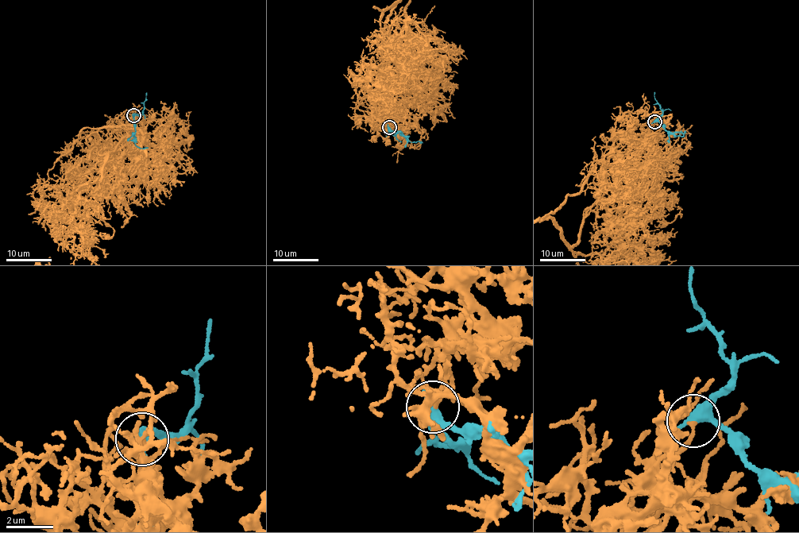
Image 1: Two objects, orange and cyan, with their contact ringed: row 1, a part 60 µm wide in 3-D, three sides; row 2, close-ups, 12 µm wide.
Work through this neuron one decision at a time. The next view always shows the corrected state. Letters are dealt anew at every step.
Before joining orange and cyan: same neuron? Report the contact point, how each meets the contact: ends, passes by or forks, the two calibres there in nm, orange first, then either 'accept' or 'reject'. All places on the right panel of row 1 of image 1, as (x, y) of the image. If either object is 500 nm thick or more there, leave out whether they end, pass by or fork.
place (654, 121); orange passes by; cyan passes by; calibres 110 and 400 nm; reject

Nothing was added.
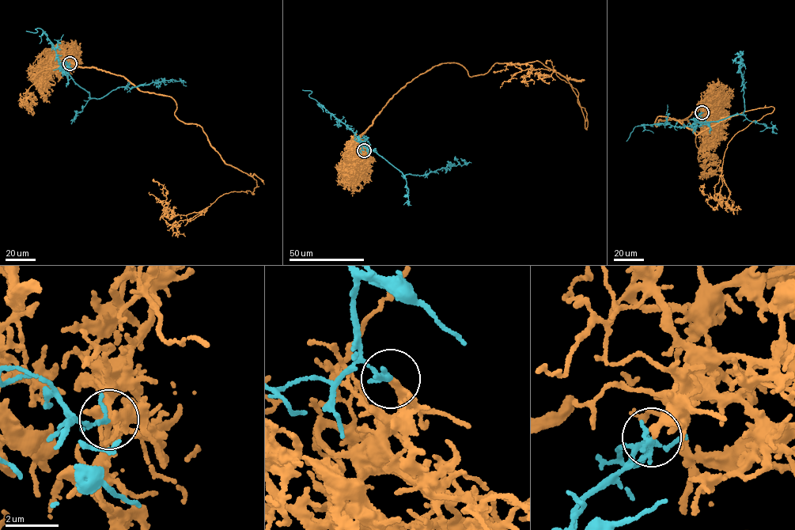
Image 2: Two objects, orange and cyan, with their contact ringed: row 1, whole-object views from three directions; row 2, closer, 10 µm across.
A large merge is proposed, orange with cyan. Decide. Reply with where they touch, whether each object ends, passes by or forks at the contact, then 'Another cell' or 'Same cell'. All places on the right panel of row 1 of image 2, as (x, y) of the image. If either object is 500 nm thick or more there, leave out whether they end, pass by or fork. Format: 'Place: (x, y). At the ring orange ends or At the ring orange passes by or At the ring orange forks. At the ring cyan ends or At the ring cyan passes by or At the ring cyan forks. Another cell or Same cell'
Place: (702, 112). At the ring orange ends. At the ring cyan passes by. Another cell

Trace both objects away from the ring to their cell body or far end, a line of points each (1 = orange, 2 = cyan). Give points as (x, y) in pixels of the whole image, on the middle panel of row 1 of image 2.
1: (364, 150), (392, 96), (447, 62), (471, 76), (541, 62), (568, 79), (586, 129), (554, 70), (493, 72)
2: (364, 150), (363, 144), (404, 175), (426, 175), (447, 166), (471, 163)

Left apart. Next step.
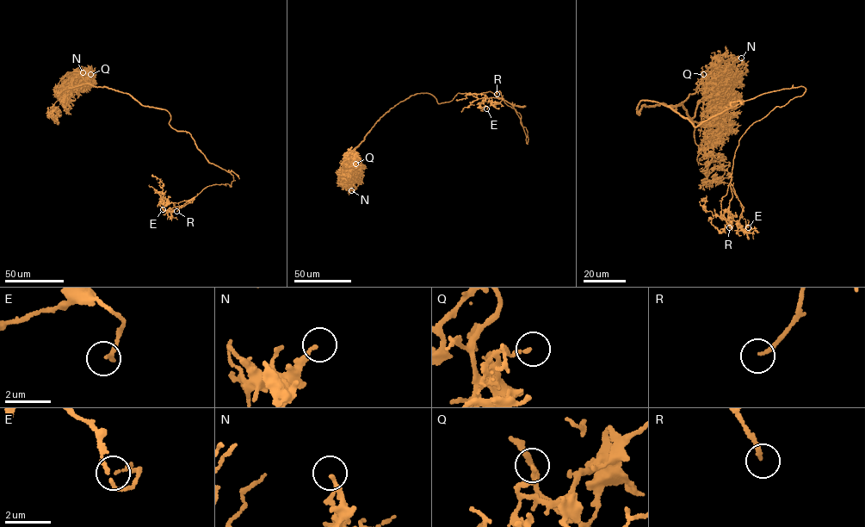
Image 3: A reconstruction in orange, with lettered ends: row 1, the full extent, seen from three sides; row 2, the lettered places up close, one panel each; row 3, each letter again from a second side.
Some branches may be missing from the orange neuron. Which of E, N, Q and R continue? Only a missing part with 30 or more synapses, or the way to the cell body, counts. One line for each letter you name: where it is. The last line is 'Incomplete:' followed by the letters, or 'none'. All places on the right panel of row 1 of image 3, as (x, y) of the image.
R: (729, 227)
Incomplete: R

